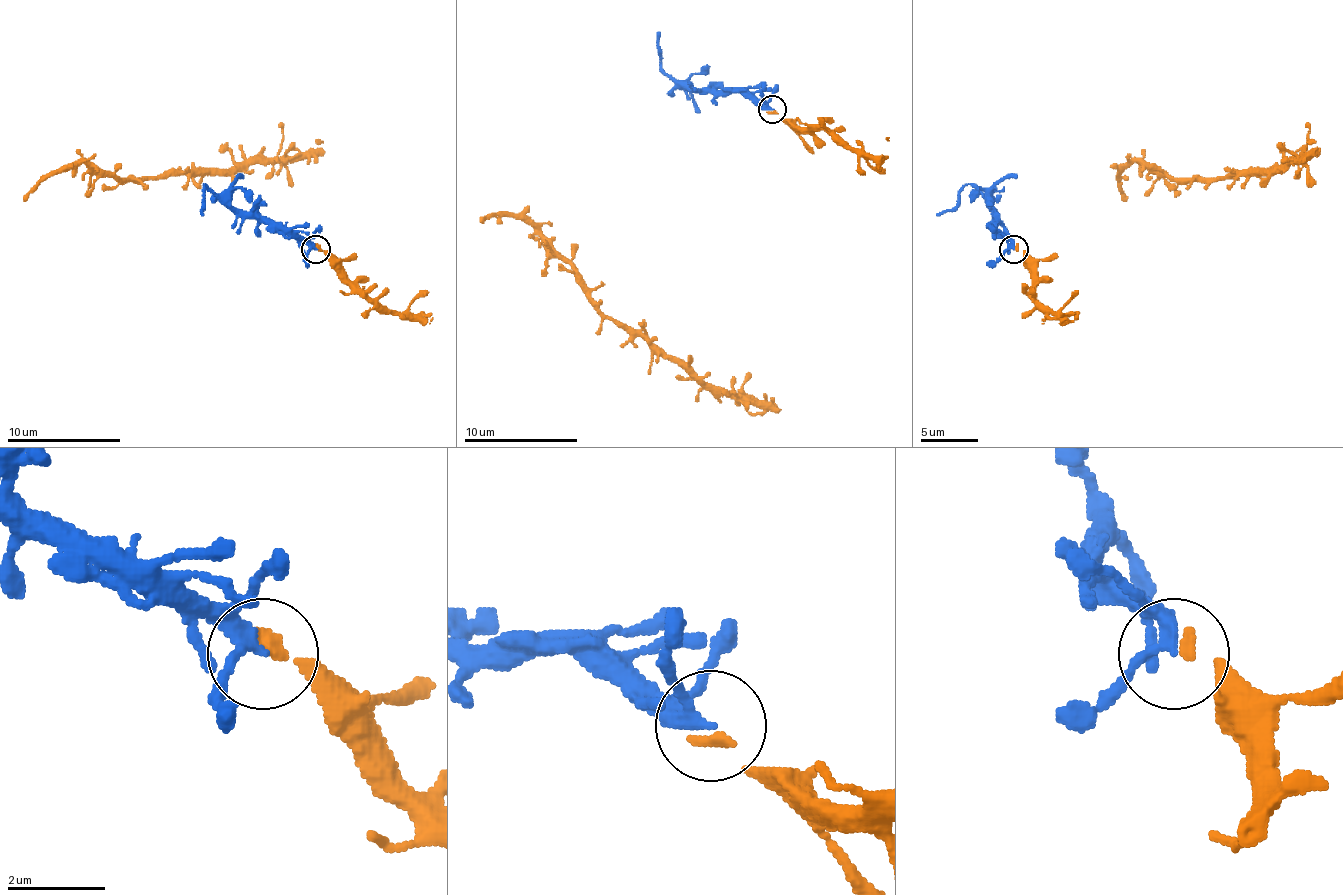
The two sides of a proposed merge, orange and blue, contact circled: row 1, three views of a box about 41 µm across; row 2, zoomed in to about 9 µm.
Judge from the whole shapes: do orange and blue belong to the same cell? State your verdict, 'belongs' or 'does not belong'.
belongs

